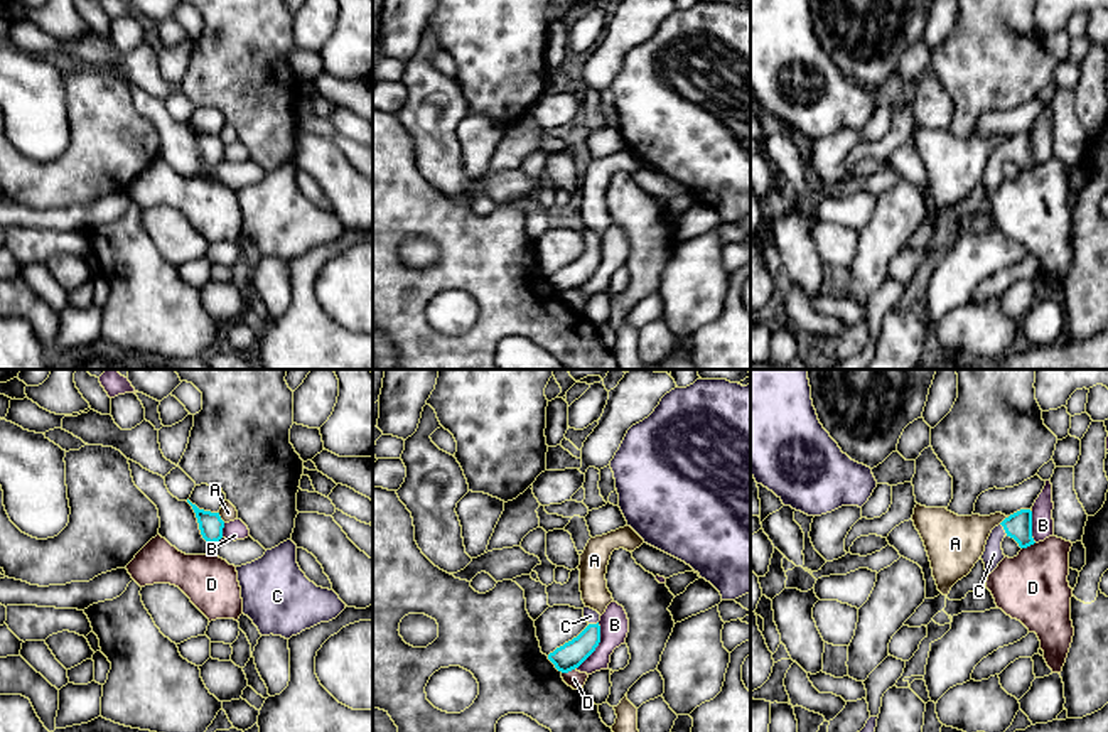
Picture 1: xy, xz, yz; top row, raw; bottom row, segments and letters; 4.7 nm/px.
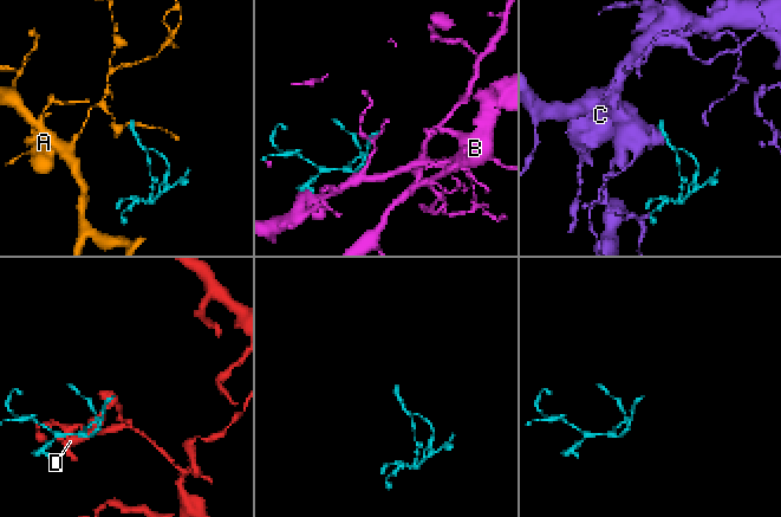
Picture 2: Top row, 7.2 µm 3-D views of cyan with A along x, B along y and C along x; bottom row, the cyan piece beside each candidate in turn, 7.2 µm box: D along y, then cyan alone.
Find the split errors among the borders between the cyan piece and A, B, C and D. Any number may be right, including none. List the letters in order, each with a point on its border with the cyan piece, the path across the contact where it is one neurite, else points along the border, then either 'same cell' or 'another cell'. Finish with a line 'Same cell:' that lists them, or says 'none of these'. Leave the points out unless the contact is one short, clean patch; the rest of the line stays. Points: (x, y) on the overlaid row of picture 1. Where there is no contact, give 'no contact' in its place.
A: xy (220, 518) | along xy (218, 513), (225, 522) | another cell
B: xz (597, 645) | another cell
C: yz (1004, 528) | across yz (1019, 525), (1004, 528), (994, 542), (994, 554) | same cell
D: xz (569, 670) | along xz (575, 667), (562, 673) | another cell
Same cell: C

